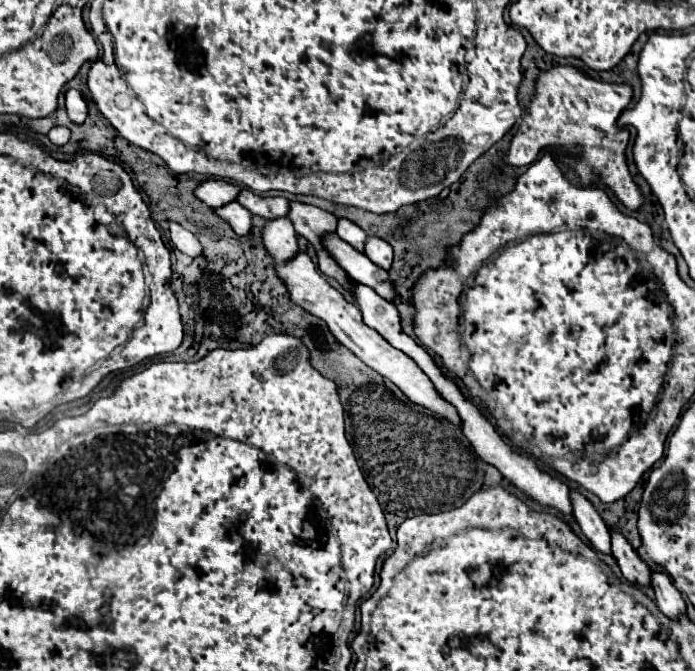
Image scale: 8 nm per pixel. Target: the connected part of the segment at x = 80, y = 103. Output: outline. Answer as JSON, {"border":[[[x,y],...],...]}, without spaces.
{"border":[[[68,90],[66,92],[66,112],[68,112],[68,118],[70,122],[74,124],[82,124],[88,116],[88,106],[84,102],[84,98],[80,96],[78,90]]]}

